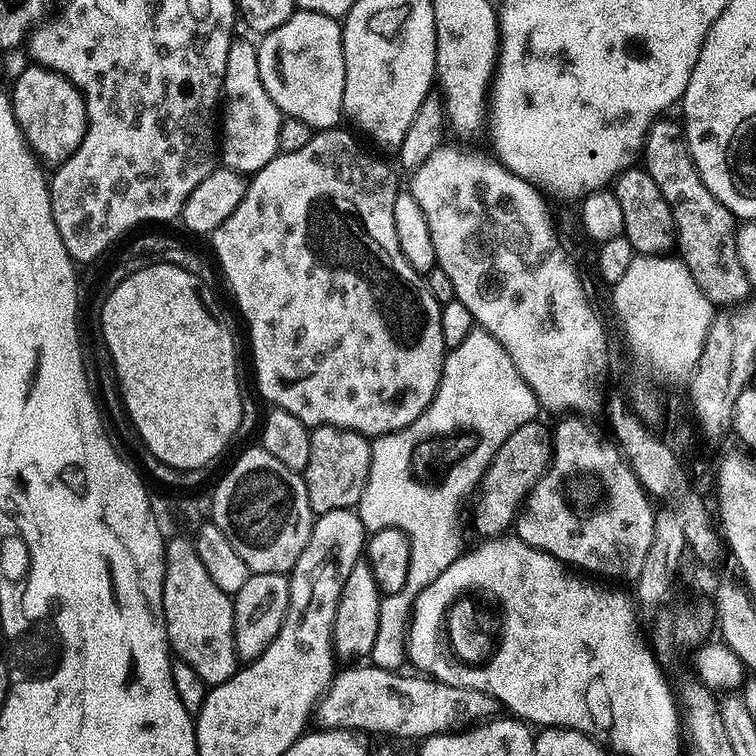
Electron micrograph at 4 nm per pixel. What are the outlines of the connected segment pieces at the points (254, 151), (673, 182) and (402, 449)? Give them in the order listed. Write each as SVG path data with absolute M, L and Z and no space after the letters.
M233 38L230 50L226 50L226 74L222 93L222 135L218 140L218 160L221 165L241 174L254 174L266 166L280 152L278 132L282 113L266 94L266 86L262 86L262 78L258 74L258 47L248 40Z
M657 119L649 130L647 138L644 139L642 167L645 172L650 174L650 178L654 178L658 190L662 190L662 198L666 198L666 202L670 206L672 217L676 223L679 255L687 268L694 274L694 282L698 282L702 294L706 294L706 298L714 306L739 305L749 299L750 285L746 278L746 270L742 270L742 262L738 258L738 246L736 245L738 221L730 209L722 206L722 202L718 202L718 198L714 198L714 194L710 194L706 182L702 182L702 174L698 174L698 166L688 149L688 139L684 136L683 123L676 121L675 124L674 121L668 119Z
M473 330L466 338L466 342L462 342L462 346L451 349L444 357L444 373L440 376L440 385L434 397L428 404L426 411L422 413L414 422L410 422L410 426L406 426L397 432L387 432L385 436L377 436L371 441L372 461L370 462L370 474L366 482L366 490L362 494L358 511L360 520L364 523L365 529L375 530L377 528L397 528L402 530L408 536L410 542L410 574L406 574L406 586L402 590L398 590L398 594L390 594L384 596L380 602L378 610L378 638L374 638L374 650L370 657L371 663L382 670L390 670L391 672L403 669L408 659L408 621L412 618L412 607L422 590L426 590L426 586L430 586L430 582L434 582L434 578L438 578L438 574L442 574L442 570L446 570L446 566L450 566L462 554L460 548L460 507L464 504L464 499L471 494L472 491L481 487L482 481L488 473L488 468L492 465L500 447L506 444L511 436L516 435L518 426L522 426L526 422L537 419L538 405L528 404L528 398L522 398L522 382L506 382L506 360L502 362L498 358L498 346L486 346L486 340L480 340L480 330Z

